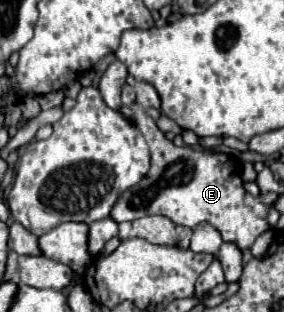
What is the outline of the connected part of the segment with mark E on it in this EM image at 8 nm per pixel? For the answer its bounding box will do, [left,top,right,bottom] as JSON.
[111,111,267,251]

